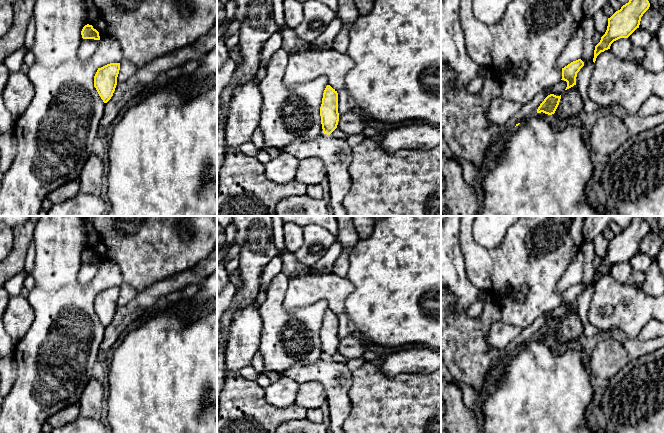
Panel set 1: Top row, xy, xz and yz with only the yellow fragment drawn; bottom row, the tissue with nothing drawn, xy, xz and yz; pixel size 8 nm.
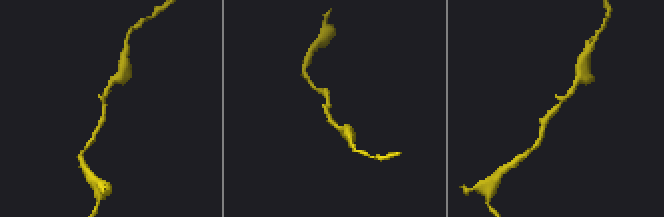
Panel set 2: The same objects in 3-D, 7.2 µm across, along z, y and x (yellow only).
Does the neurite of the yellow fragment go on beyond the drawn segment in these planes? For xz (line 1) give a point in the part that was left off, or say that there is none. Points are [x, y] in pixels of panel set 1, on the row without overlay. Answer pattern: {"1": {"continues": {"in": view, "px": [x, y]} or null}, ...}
{"1": {"continues": null}}

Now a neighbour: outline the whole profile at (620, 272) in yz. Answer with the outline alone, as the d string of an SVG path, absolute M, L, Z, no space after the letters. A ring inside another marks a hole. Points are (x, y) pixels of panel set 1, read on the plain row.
M620 262L611 268L610 274L616 281L626 283L632 271L633 270L629 262Z

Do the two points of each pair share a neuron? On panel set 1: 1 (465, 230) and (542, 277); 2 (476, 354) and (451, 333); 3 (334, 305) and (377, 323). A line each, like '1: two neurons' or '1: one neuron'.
1: one neuron
2: one neuron
3: two neurons

